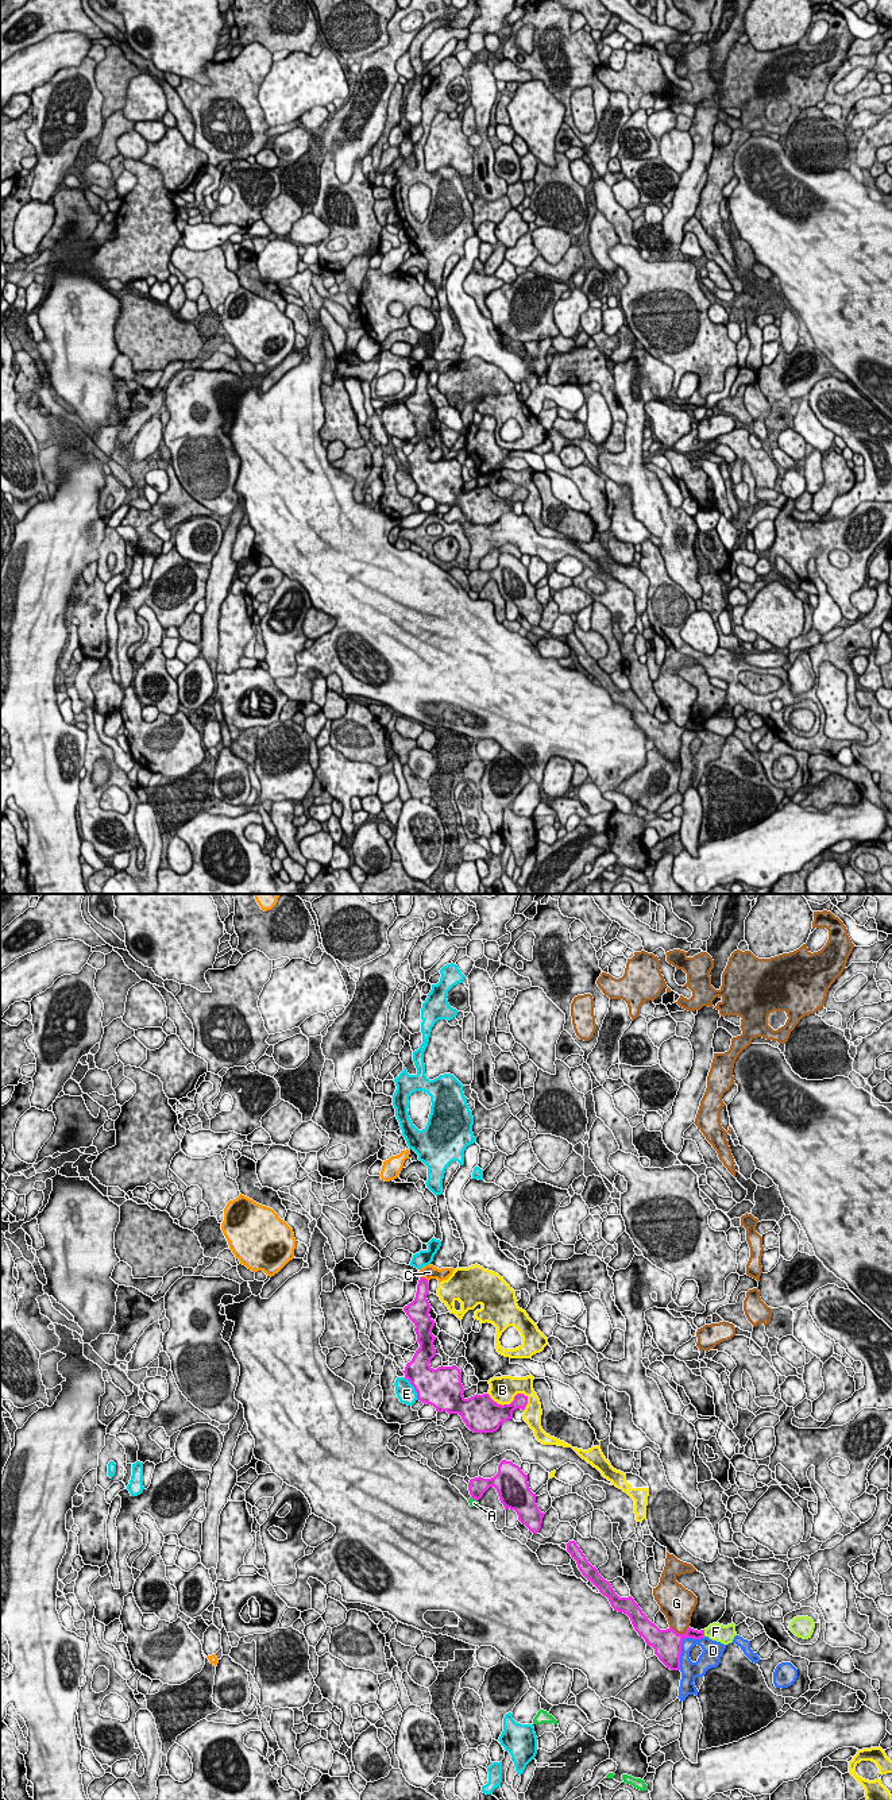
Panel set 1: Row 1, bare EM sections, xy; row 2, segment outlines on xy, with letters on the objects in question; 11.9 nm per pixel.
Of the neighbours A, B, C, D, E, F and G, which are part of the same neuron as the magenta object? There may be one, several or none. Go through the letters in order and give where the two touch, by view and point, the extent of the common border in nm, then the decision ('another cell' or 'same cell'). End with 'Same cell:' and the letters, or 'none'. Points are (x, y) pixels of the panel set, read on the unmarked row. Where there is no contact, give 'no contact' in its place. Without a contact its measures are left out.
A: xy (474, 590) | 100 nm | another cell
B: xy (512, 494) | 500 nm | another cell
C: xy (424, 370) | 110 nm | another cell
D: xy (680, 737) | 500 nm | another cell
E: xy (414, 481) | 320 nm | another cell
F: xy (703, 725) | 80 nm | another cell
G: xy (679, 727) | 240 nm | another cell
Same cell: none

